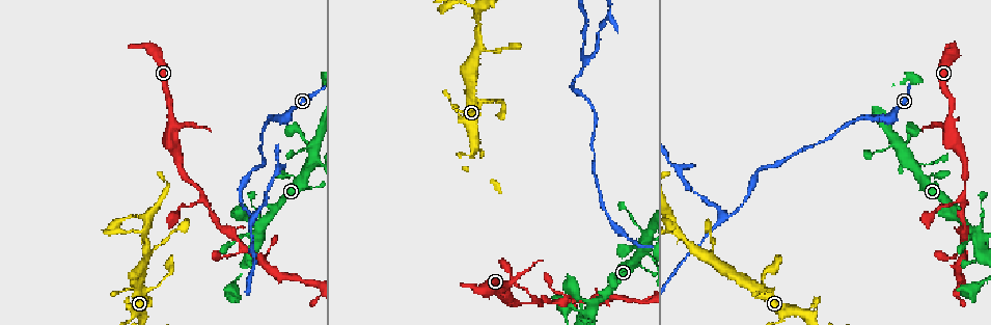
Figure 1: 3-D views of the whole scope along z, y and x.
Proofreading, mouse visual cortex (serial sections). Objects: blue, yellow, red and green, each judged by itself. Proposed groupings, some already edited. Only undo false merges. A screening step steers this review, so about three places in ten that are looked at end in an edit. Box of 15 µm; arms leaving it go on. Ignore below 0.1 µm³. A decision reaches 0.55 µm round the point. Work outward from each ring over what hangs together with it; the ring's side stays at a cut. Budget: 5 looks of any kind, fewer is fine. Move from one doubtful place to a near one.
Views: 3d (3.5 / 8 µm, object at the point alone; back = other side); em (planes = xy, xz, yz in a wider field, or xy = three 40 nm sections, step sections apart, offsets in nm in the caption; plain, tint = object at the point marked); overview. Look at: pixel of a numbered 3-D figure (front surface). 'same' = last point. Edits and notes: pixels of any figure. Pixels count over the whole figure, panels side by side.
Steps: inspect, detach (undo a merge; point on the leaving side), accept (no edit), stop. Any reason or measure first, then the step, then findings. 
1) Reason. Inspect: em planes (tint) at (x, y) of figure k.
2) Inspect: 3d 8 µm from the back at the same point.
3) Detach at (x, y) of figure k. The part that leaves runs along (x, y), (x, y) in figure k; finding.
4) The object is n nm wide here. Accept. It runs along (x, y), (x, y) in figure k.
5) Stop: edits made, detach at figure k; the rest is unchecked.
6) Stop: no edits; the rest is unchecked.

Inspect: 3d 3.5 µm at (201, 200) of figure 1.

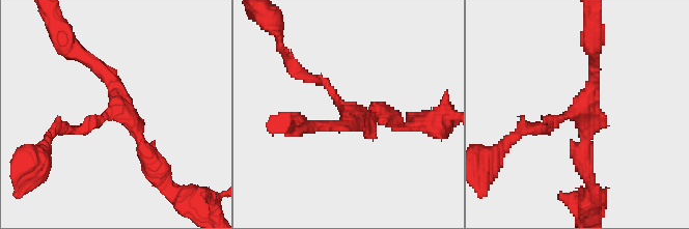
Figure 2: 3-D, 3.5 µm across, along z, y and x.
Inspect: em xy step 1 (tint) at (585, 103) of figure 2.

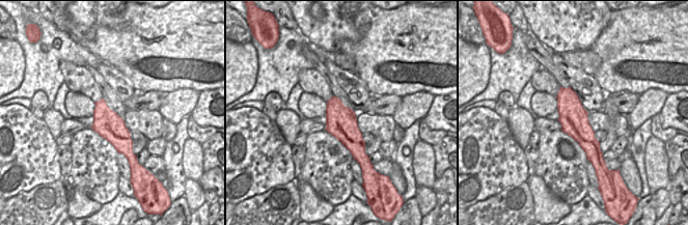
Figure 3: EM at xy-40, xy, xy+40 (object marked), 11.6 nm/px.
Accept. It runs along (562, 90), (590, 145), (590, 158) in figure 3; all the same cell.

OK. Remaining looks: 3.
Calibre changes. Inspect: 3d 3.5 µm at (262, 261) of figure 1.

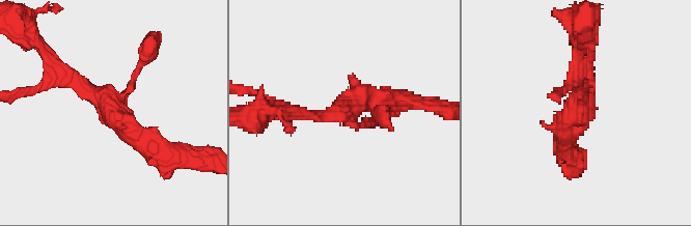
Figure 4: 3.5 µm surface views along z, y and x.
Inspect: em xy step 1 (tint) at (578, 104) of figure 4.

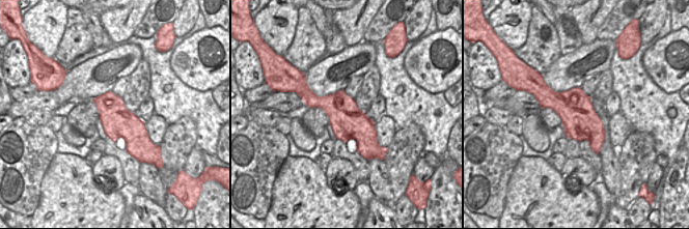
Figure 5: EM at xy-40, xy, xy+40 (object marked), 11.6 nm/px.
The object is 400 nm wide here. Accept. It runs along (51, 61), (157, 147) in figure 4; one cell here.

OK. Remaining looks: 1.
Stop: no edits; the rest is unchecked.

